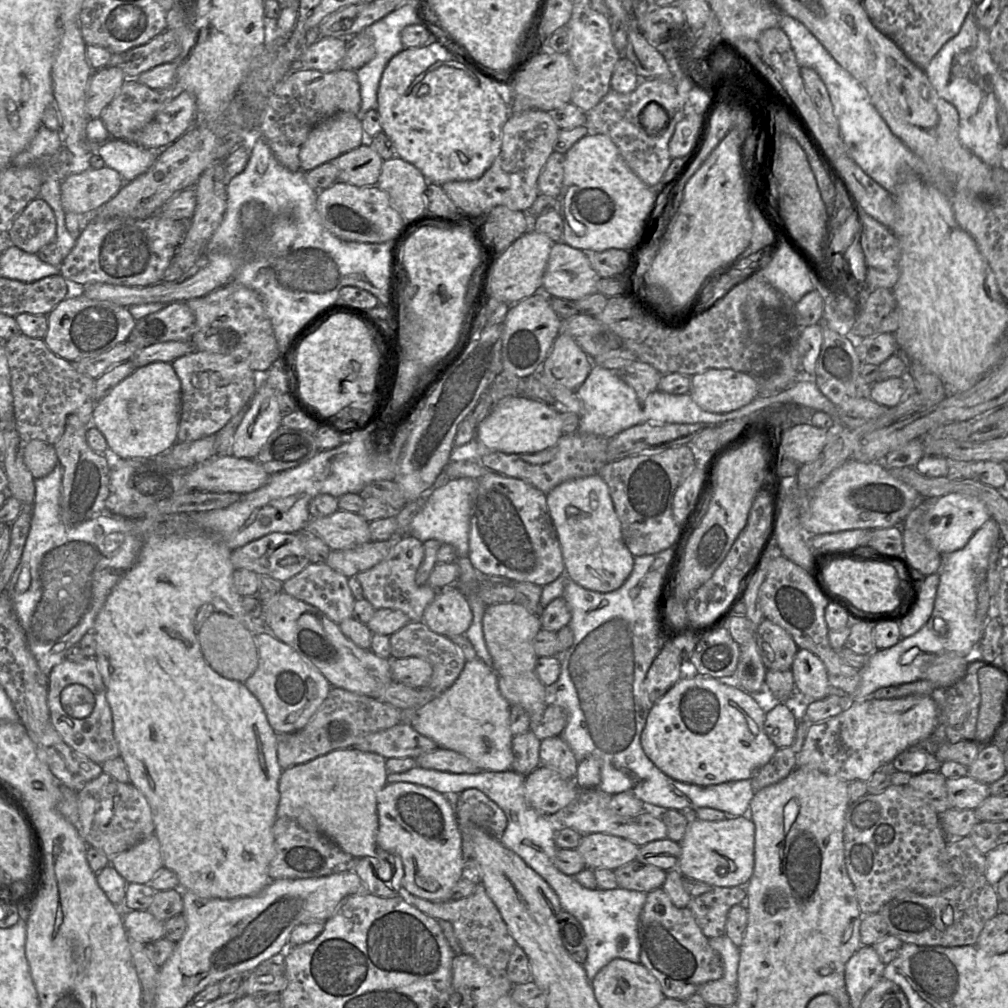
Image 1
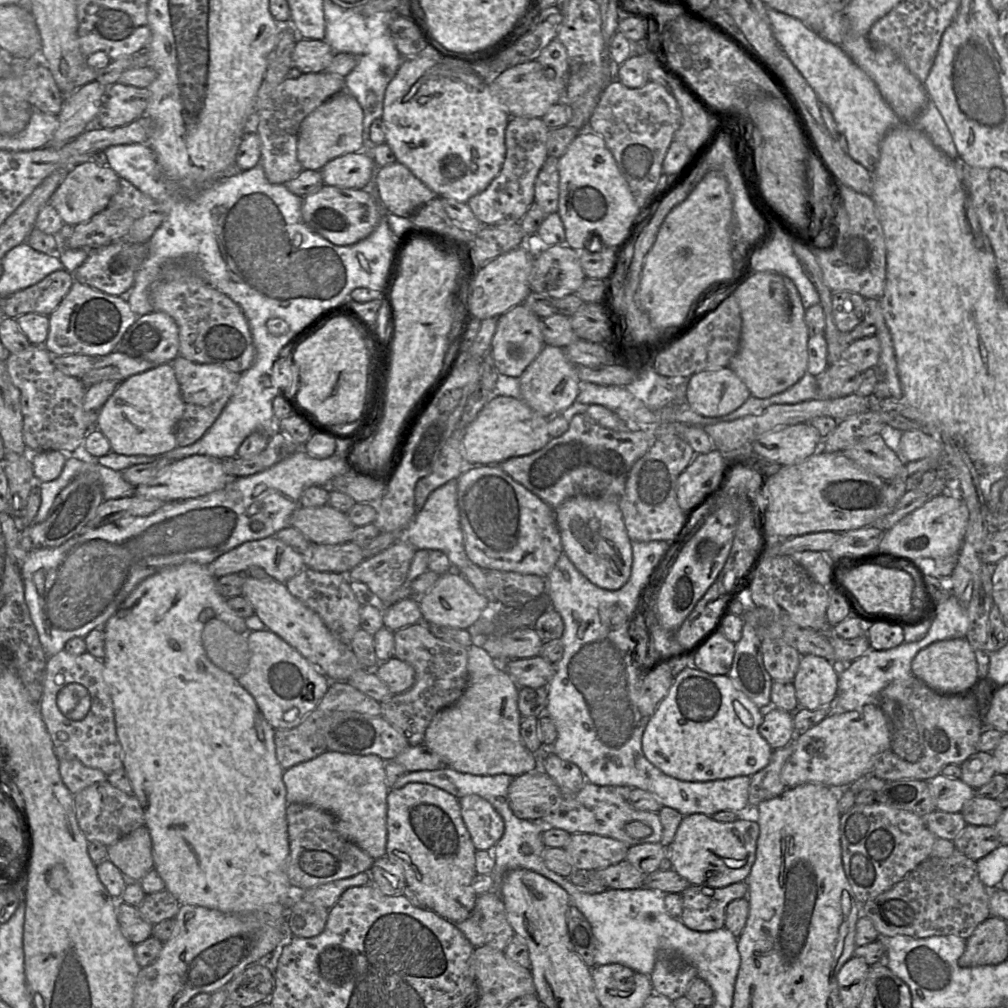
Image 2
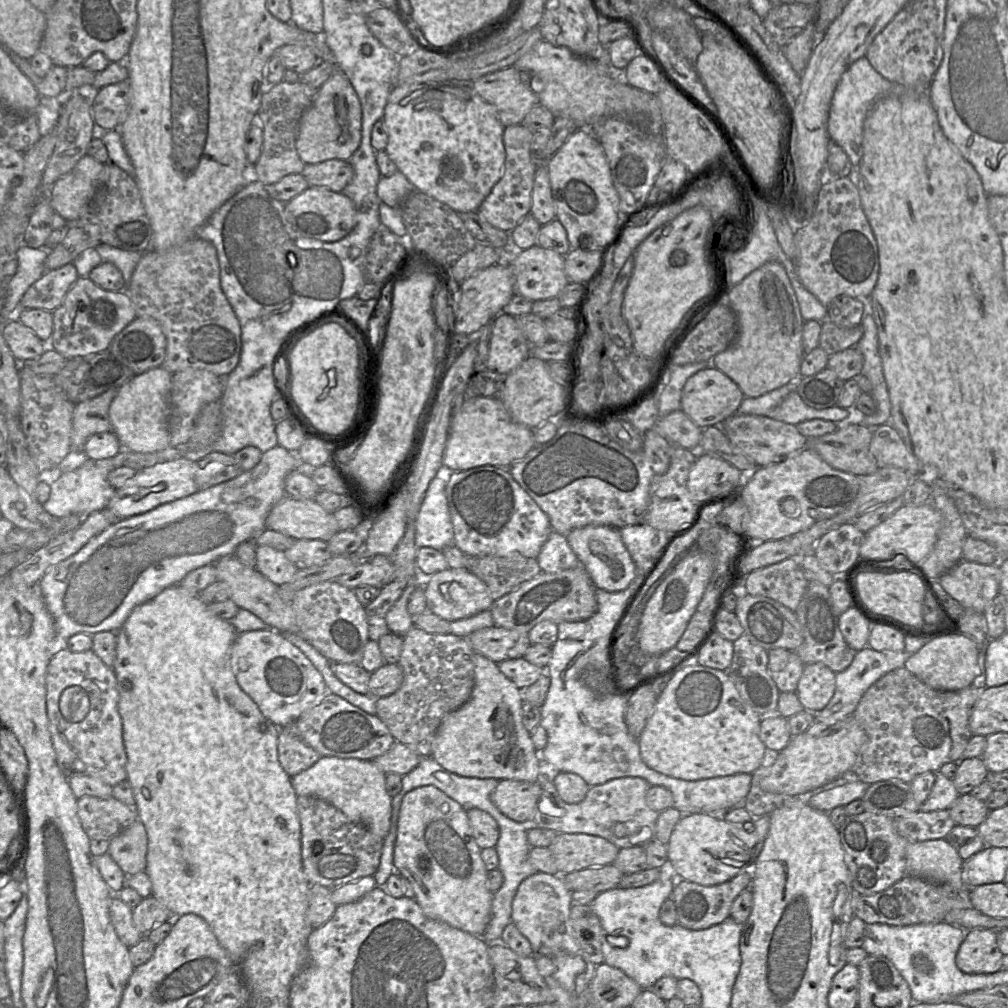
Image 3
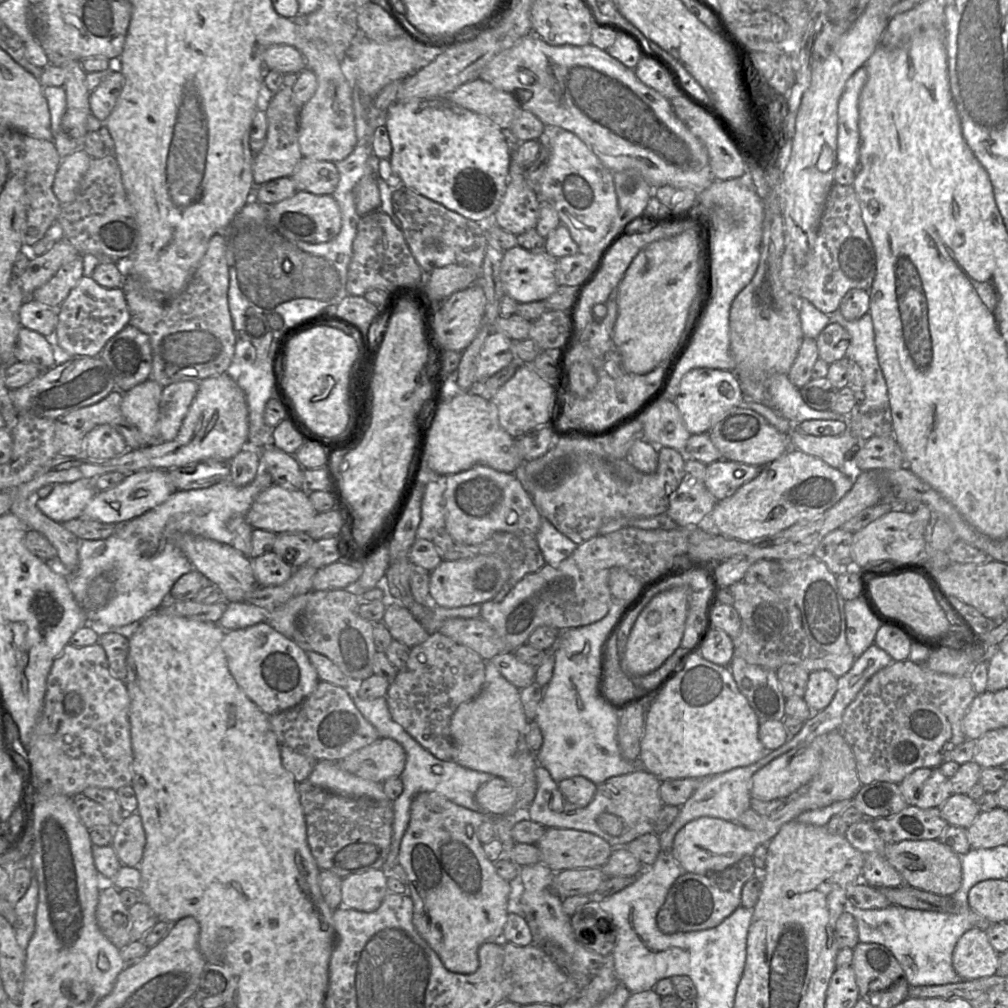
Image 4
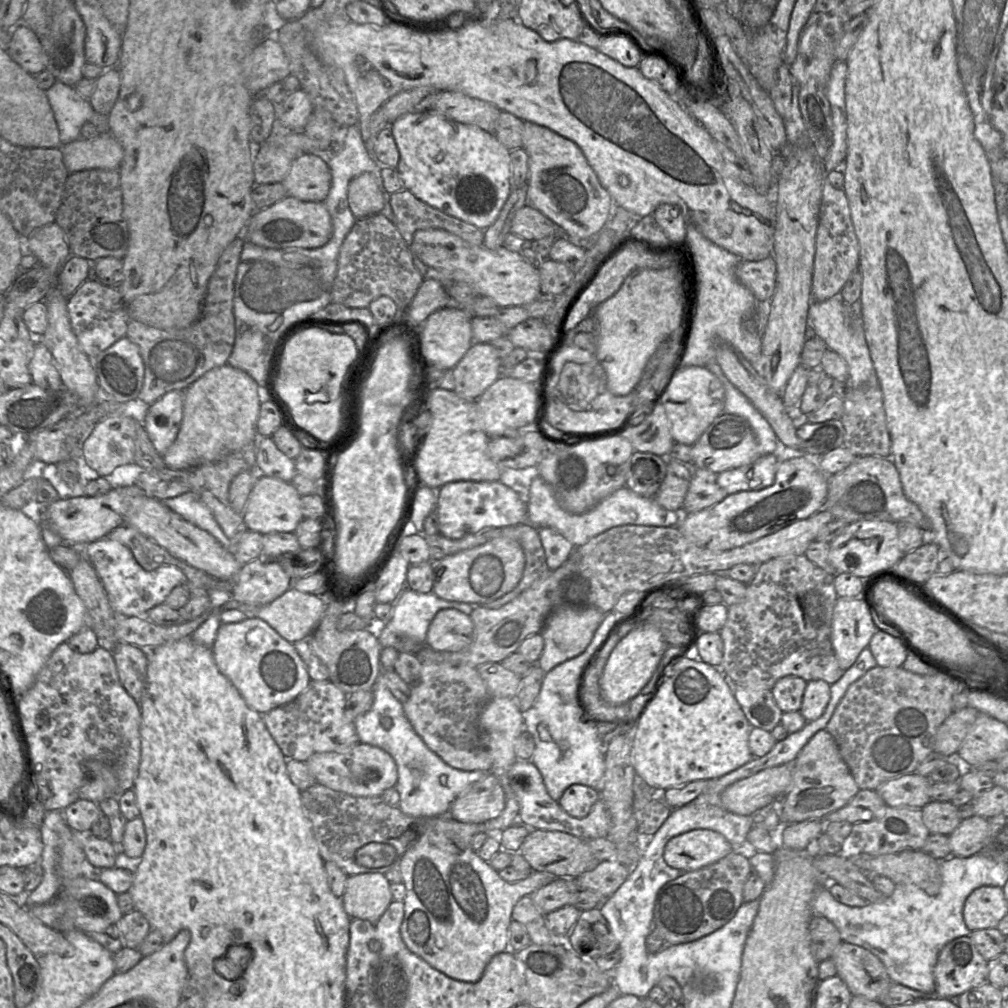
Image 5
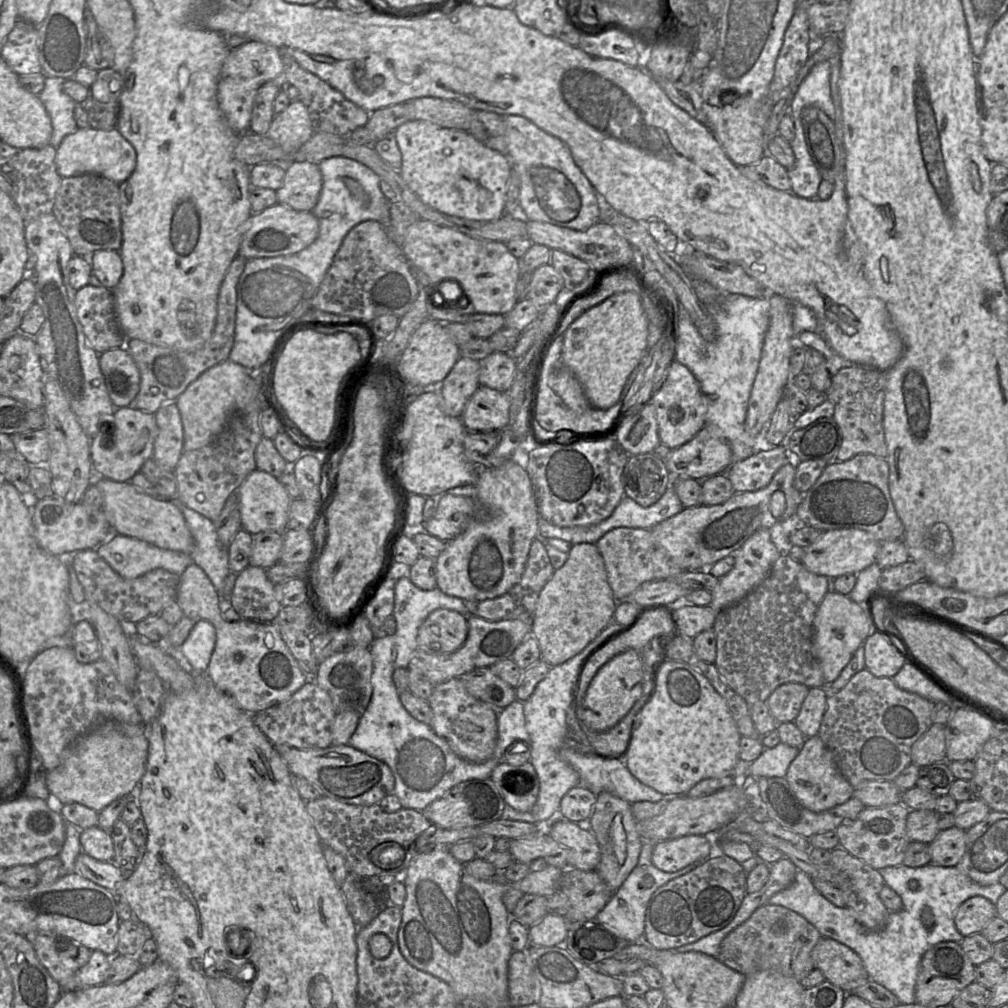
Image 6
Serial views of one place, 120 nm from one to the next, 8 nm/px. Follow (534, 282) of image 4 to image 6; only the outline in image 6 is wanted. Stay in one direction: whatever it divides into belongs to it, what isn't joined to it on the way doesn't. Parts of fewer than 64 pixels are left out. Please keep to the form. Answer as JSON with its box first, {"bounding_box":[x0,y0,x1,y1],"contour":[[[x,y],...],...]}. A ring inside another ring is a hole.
{"bounding_box":[402,219,520,315],"contour":[[[420,219],[406,232],[402,251],[407,261],[420,269],[433,285],[445,280],[456,281],[462,295],[471,302],[475,313],[505,315],[518,302],[516,284],[520,260],[512,255],[506,244],[482,241],[454,229]]]}

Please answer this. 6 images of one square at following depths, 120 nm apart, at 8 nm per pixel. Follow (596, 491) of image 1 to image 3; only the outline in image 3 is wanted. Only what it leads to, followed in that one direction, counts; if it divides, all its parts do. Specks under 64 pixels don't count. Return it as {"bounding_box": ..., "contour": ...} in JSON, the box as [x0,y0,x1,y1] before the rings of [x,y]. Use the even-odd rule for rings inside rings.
{"bounding_box":[566,525,636,593],"contour":[[[590,525],[574,529],[566,536],[566,539],[596,588],[611,593],[620,592],[635,579],[636,566],[621,539],[619,529]]]}

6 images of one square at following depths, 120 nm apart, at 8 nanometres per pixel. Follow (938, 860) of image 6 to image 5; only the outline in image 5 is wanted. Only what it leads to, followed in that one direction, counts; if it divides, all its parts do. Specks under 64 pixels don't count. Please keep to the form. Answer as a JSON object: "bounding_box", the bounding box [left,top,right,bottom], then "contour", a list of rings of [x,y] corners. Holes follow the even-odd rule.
{"bounding_box":[949,815,988,857],"contour":[[[977,815],[962,819],[949,835],[951,856],[969,857],[979,853],[988,836],[988,819]]]}

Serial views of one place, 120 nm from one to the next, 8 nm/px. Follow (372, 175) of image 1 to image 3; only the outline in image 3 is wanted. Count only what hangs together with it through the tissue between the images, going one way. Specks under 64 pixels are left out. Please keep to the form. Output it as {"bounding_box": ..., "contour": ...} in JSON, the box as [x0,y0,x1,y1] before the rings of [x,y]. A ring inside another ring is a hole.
{"bounding_box":[301,159,354,192],"contour":[[[330,159],[316,164],[305,164],[301,174],[309,186],[342,192],[351,182],[354,170],[349,161]]]}

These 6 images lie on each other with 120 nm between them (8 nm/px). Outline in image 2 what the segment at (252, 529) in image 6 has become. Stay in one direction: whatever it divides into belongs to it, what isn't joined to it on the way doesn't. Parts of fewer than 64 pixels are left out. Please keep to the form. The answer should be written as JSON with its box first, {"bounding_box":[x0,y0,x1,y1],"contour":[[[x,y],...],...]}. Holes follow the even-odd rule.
{"bounding_box":[290,504,355,545],"contour":[[[328,504],[311,508],[299,506],[290,517],[290,526],[298,529],[310,543],[330,545],[351,542],[352,533],[355,529],[346,513]]]}

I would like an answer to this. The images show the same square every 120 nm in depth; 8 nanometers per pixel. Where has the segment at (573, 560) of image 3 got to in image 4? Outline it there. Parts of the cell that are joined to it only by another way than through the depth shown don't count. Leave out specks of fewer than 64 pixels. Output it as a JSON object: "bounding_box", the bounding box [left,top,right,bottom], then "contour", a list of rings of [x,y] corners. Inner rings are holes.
{"bounding_box":[536,516,577,567],"contour":[[[541,516],[540,528],[536,534],[538,546],[546,565],[557,567],[567,559],[577,545],[561,534],[546,518]]]}

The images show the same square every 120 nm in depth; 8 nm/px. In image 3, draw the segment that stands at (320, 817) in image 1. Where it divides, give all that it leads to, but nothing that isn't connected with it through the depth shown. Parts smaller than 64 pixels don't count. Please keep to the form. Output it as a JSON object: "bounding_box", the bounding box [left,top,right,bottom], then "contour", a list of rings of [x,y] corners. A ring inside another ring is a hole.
{"bounding_box":[291,756,392,839],"contour":[[[321,756],[310,768],[291,778],[297,796],[316,796],[326,800],[354,822],[363,823],[376,836],[385,839],[390,829],[392,801],[385,787],[385,776],[372,760]]]}

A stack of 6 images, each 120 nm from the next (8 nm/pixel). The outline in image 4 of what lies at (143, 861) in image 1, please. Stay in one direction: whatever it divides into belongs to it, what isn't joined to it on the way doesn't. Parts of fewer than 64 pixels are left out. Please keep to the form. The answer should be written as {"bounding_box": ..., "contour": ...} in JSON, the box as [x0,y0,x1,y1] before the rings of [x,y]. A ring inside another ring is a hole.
{"bounding_box":[112,813,146,867],"contour":[[[138,813],[125,814],[118,824],[113,826],[112,847],[121,862],[121,866],[138,867],[141,863],[146,844],[146,836]]]}

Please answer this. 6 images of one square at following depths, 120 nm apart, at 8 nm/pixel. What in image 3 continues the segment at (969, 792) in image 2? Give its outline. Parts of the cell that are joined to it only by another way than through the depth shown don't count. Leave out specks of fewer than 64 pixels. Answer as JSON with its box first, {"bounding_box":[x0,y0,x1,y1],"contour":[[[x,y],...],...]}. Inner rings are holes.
{"bounding_box":[910,770,960,812],"contour":[[[940,770],[917,775],[910,786],[918,811],[922,812],[946,810],[960,795],[952,779],[944,776]]]}

